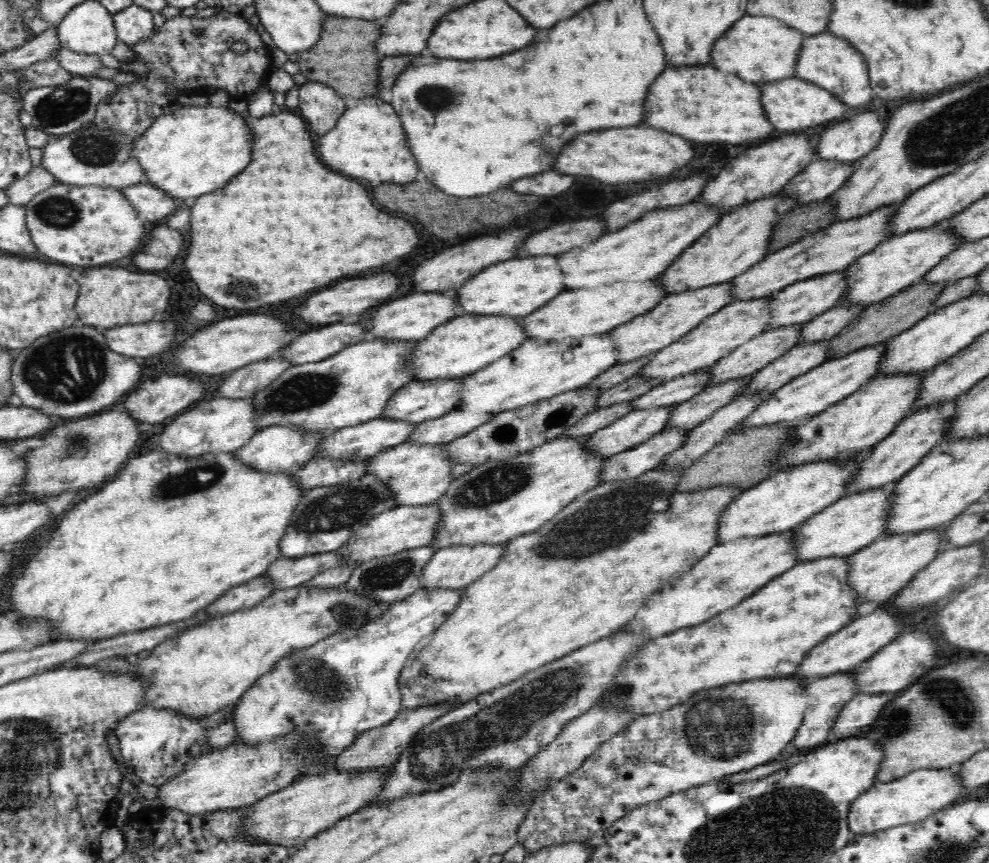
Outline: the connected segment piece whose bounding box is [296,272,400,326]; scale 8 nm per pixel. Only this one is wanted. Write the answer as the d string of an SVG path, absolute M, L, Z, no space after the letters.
M382 272L382 274L374 274L374 276L366 276L366 278L356 278L356 280L346 280L336 284L334 288L322 290L318 294L314 294L310 300L306 300L306 304L302 304L296 310L296 318L298 320L306 320L308 324L332 324L332 322L340 322L346 320L350 316L360 316L364 314L364 310L374 308L384 304L400 286L400 278L396 272Z

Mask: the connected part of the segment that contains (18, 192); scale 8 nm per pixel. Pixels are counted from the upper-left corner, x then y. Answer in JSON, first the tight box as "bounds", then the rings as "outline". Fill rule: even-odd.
{"bounds":[3,166,58,206],"outline":[[[36,166],[24,178],[15,180],[3,191],[8,196],[10,204],[26,206],[37,194],[56,184],[58,182],[54,175],[43,166]]]}

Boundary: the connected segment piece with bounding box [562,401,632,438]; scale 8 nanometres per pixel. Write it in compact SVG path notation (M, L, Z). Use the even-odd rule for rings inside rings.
M632 401L597 408L588 414L588 416L584 416L582 420L576 421L576 424L572 424L562 435L570 435L578 438L590 436L592 433L598 432L601 428L606 428L615 420L624 418L629 412L632 412Z

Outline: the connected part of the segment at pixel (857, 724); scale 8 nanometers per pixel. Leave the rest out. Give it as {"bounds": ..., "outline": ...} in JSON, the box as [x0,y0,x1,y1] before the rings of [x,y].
{"bounds":[830,694,892,738],"outline":[[[855,694],[838,716],[830,738],[848,738],[858,734],[860,728],[870,726],[872,720],[876,720],[876,716],[880,716],[884,704],[892,700],[890,694]]]}

